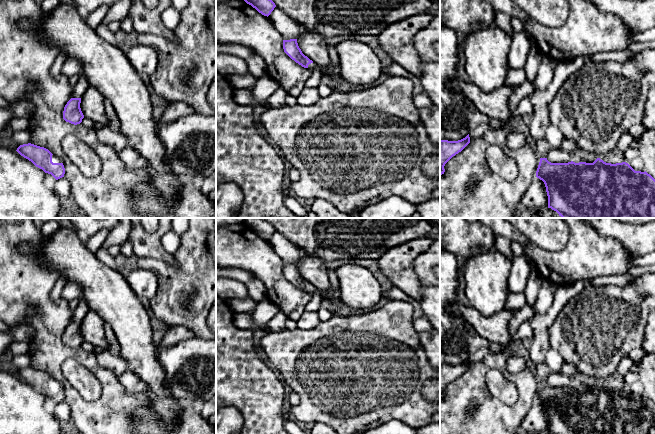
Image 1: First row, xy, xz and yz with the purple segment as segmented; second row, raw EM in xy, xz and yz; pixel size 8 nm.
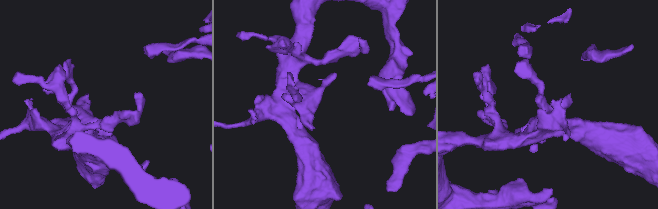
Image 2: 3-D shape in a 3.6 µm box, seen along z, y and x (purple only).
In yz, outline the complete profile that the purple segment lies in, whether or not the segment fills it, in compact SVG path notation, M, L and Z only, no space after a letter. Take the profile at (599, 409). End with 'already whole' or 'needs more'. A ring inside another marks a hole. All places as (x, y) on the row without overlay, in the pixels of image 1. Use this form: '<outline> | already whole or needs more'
M540 382L536 401L545 408L548 432L552 434L655 434L655 403L646 395L635 395L626 386L611 388L597 382L593 387L551 387Z | already whole

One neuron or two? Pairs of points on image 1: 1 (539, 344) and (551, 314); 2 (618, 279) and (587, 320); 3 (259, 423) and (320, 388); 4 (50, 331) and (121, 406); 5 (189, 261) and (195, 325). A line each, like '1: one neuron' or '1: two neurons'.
1: one neuron
2: two neurons
3: two neurons
4: one neuron
5: one neuron

